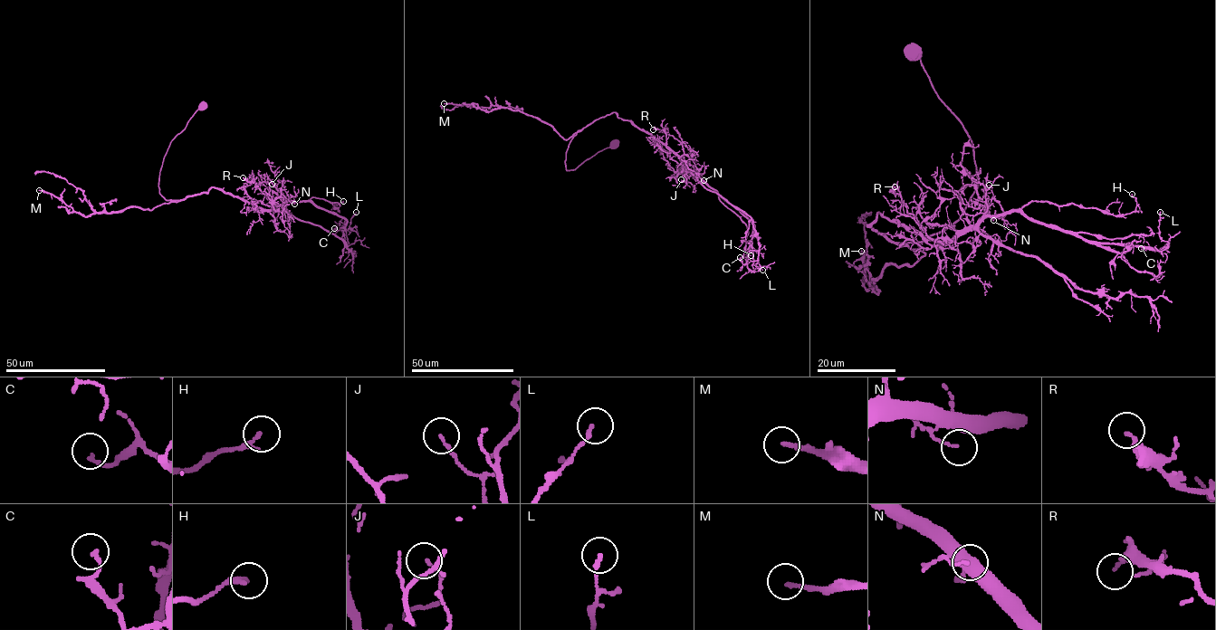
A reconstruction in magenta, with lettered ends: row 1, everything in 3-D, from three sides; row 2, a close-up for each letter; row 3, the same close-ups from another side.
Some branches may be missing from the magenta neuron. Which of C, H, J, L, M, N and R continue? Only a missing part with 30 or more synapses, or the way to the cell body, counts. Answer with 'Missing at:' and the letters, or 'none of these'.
Missing at: M

